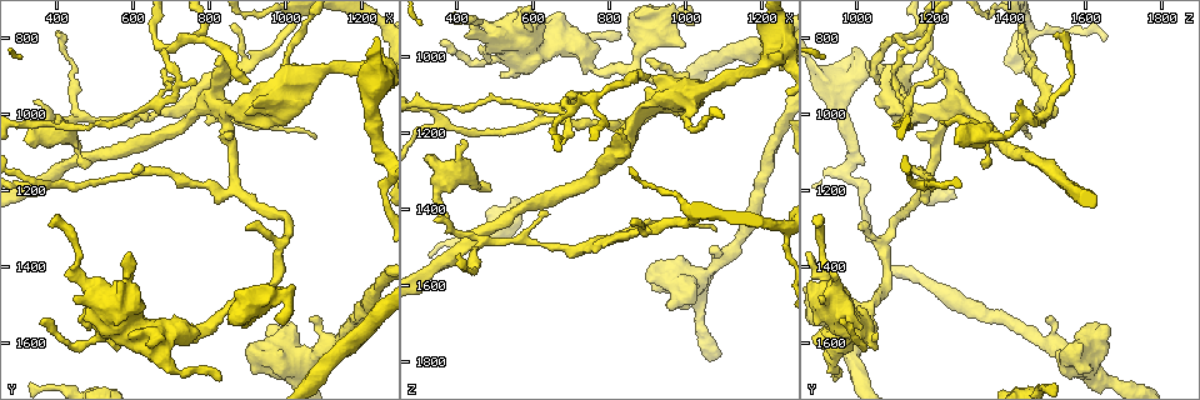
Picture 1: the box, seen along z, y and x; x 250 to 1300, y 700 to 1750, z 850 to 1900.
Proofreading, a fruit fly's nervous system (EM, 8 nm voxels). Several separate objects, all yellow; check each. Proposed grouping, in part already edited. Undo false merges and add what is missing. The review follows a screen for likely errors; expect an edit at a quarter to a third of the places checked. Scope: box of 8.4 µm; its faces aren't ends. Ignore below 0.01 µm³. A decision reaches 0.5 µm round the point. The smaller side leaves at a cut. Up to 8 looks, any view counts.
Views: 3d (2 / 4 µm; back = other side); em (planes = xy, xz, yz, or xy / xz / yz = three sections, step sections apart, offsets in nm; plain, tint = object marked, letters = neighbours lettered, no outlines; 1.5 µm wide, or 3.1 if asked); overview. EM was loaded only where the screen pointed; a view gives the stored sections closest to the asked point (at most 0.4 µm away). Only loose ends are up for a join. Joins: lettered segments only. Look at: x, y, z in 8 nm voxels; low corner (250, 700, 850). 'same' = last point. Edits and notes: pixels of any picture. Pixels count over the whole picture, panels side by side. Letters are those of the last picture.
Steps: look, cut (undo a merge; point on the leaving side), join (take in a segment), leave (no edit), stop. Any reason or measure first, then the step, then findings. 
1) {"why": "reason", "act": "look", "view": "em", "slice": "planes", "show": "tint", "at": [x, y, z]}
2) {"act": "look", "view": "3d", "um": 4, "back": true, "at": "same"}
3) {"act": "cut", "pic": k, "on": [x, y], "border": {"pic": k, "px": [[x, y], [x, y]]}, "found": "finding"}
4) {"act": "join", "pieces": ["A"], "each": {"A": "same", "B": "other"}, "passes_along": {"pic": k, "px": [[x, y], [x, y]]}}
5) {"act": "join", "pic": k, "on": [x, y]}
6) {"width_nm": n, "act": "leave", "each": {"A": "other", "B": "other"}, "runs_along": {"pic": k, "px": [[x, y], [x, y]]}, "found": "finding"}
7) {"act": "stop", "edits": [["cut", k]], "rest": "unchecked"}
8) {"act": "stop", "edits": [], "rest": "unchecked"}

{"why": "an open end", "act": "look", "view": "em", "slice": "yz", "step": 4, "show": "letters", "at": [680, 880, 1225]}

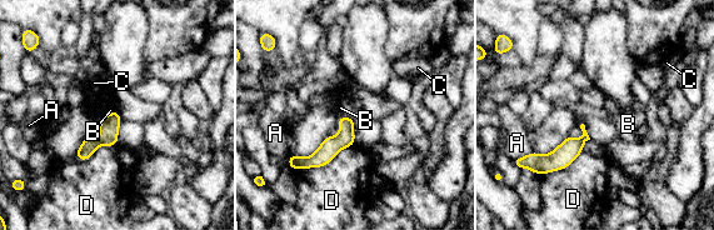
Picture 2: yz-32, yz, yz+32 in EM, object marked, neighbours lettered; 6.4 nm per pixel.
{"act": "look", "view": "em", "slice": "planes", "show": "letters", "at": "same"}

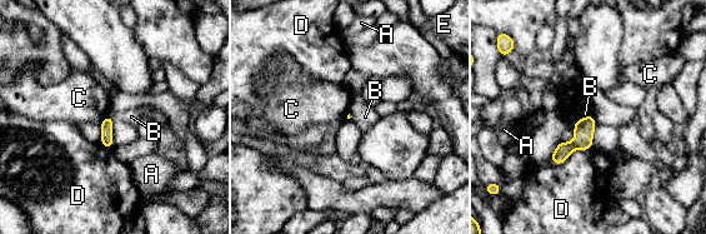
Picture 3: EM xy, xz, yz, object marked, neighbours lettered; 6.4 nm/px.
{"act": "leave", "each": {"A": "other", "B": "other", "C": "other", "D": "other", "E": "other"}, "runs_along": {"pic": 3, "px": [[590, 119], [584, 134], [555, 160]]}, "found": "no lettered segment goes on from it"}

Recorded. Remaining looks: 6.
{"why": "three-way junction", "act": "look", "view": "em", "slice": "xz", "step": 8, "show": "tint", "at": [470, 1010, 1485]}

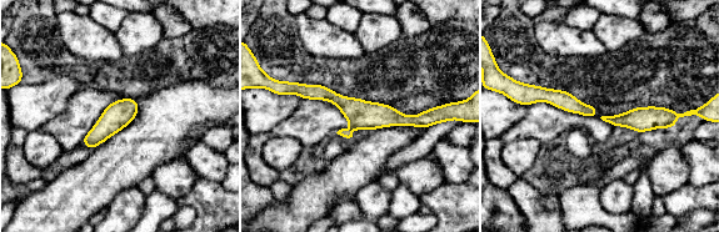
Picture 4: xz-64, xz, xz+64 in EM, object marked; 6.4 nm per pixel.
{"act": "look", "view": "em", "slice": "xz", "step": 8, "show": "letters", "at": "same"}

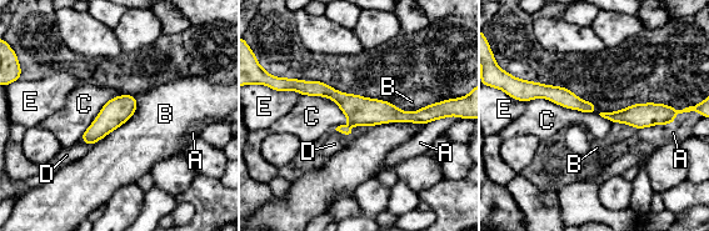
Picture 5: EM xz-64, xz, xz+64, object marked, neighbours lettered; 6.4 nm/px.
{"act": "leave", "each": {"A": "other", "B": "other", "C": "other", "D": "other", "E": "other"}, "found": "one neuron here"}

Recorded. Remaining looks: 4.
{"why": "branch point", "act": "look", "view": "em", "slice": "planes", "show": "letters", "at": [865, 1505, 1025]}

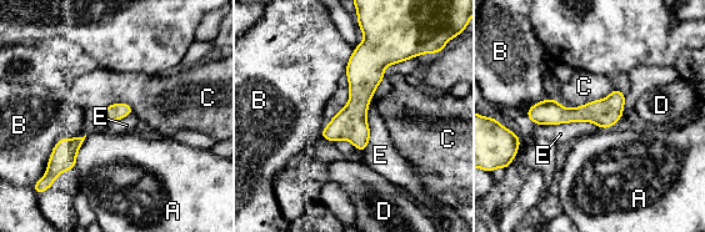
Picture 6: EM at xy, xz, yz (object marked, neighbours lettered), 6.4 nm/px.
{"act": "leave", "each": {"A": "other", "B": "other", "C": "other", "D": "other", "E": "other"}, "border": {"pic": 6, "px": [[535, 124], [591, 121], [600, 127]]}, "found": "one neuron here"}

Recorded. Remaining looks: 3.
{"act": "stop", "edits": [], "rest": "unchecked"}

